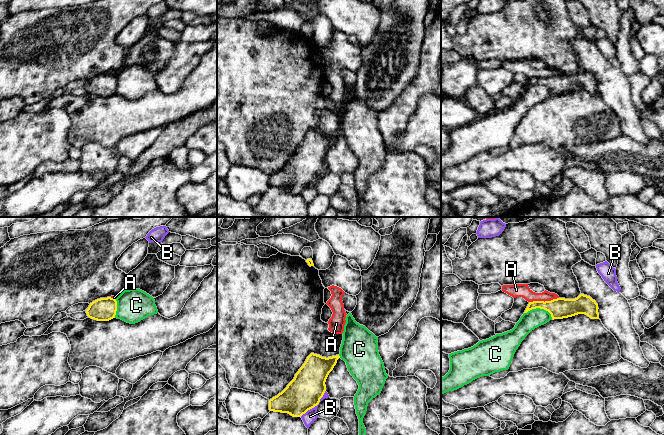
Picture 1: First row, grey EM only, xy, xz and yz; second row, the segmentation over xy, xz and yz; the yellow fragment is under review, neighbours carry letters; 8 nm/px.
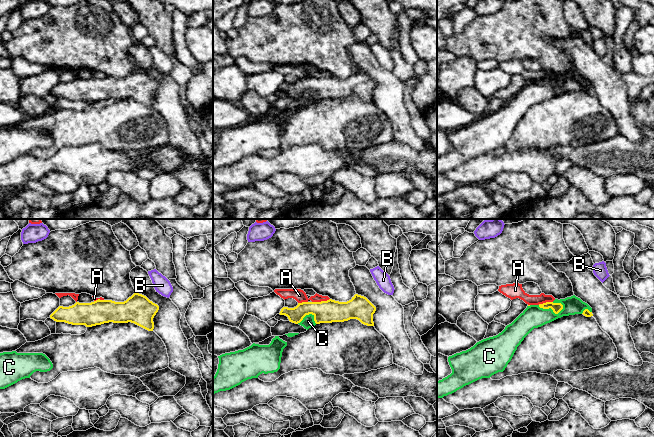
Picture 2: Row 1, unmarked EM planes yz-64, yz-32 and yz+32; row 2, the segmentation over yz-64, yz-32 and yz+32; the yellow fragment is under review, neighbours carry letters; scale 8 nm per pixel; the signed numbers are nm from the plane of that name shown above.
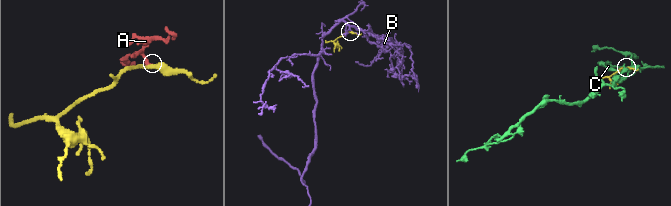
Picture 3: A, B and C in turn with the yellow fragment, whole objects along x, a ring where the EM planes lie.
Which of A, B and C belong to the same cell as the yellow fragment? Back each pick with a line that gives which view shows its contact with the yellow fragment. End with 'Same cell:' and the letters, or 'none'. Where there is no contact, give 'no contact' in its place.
Same cell: none

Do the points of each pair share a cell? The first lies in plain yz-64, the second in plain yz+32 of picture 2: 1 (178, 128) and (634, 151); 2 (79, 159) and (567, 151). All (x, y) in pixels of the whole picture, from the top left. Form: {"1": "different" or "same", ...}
{"1": "different", "2": "different"}

